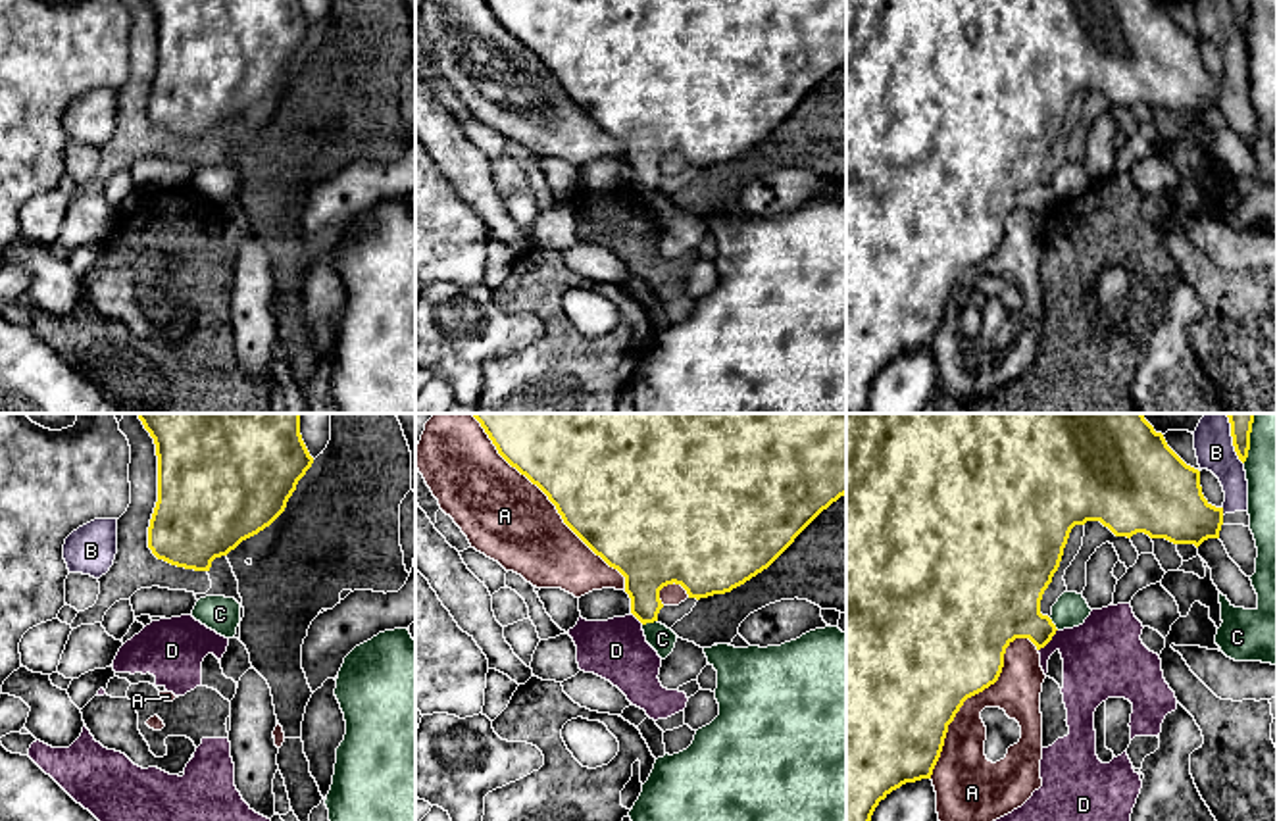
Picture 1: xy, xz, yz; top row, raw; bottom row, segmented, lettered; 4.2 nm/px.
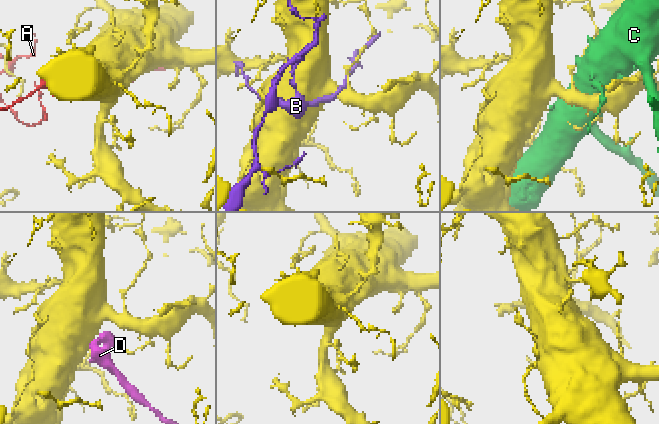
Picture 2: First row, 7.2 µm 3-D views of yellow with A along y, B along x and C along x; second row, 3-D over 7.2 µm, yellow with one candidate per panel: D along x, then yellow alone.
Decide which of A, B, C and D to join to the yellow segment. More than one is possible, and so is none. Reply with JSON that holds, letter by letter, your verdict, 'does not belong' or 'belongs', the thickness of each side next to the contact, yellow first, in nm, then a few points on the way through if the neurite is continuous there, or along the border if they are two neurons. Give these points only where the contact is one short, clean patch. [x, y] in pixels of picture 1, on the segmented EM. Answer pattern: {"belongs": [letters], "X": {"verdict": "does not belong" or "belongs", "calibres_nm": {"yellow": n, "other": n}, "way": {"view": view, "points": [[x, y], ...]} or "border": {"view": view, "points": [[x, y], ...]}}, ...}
{"belongs": [], "A": {"verdict": "does not belong", "calibres_nm": {"yellow": 500, "other": 360}}, "B": {"verdict": "does not belong", "calibres_nm": {"yellow": 110, "other": 160}}, "C": {"verdict": "does not belong", "calibres_nm": {"yellow": 240, "other": 110}}, "D": {"verdict": "does not belong", "calibres_nm": {"yellow": 320, "other": 340}, "border": {"view": "yz", "points": [[1056, 629], [1039, 650]]}}}

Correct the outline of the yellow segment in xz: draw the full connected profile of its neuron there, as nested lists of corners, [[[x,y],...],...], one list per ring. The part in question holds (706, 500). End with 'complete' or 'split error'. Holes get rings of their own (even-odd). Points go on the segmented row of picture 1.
[[[471,413],[498,454],[537,485],[556,506],[563,523],[610,567],[625,577],[631,613],[642,623],[658,621],[660,590],[681,585],[689,598],[725,594],[767,569],[794,538],[833,502],[846,494],[846,413]]]; complete

